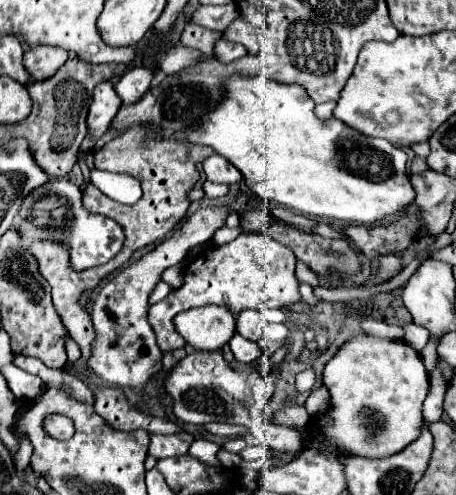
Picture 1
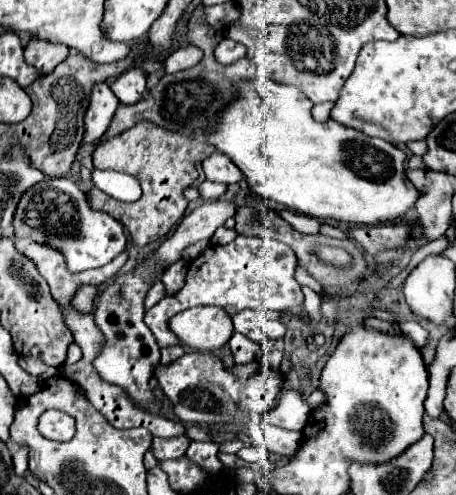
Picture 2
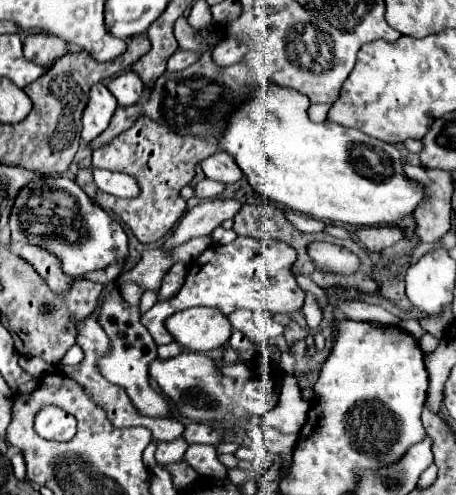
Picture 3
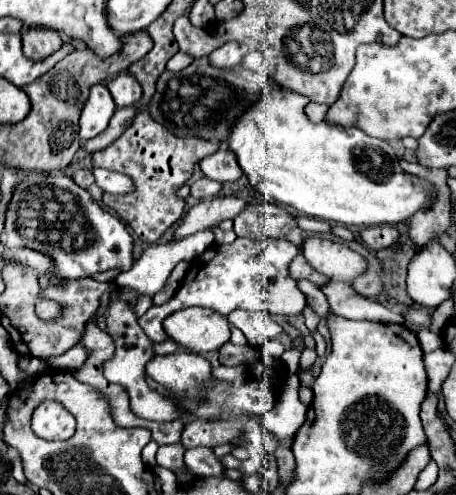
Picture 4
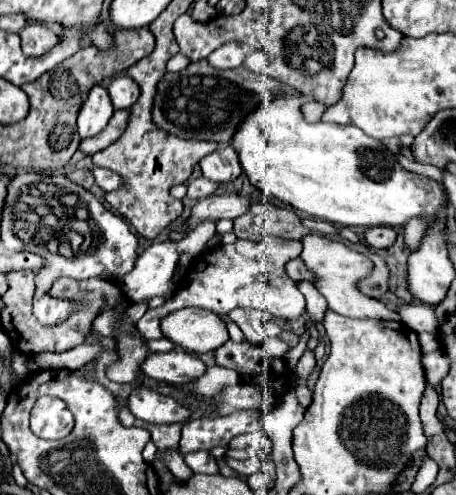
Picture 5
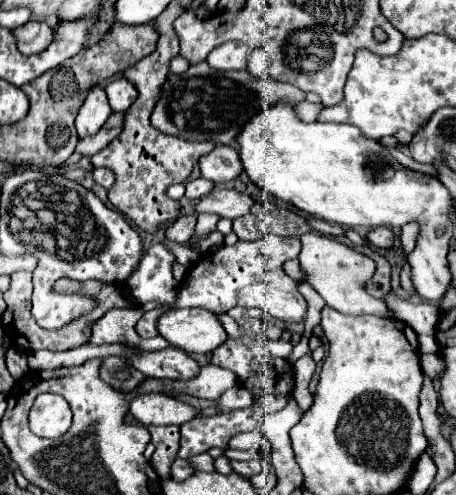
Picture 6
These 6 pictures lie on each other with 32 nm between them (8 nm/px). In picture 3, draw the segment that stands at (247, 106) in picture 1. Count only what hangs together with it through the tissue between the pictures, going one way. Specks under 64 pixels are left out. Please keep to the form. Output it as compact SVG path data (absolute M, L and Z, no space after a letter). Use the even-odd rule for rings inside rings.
M264 80L258 92L254 92L254 96L230 116L224 136L218 138L220 148L234 156L256 192L316 220L350 226L398 224L422 204L424 184L404 176L400 162L392 164L392 144L334 122L314 124L306 114L308 106L310 100L304 94L292 88L282 88L272 80Z

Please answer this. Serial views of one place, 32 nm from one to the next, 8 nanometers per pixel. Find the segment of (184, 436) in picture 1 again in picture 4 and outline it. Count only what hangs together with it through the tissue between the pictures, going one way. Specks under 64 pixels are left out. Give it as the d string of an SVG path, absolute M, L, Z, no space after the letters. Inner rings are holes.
M178 442L178 444L172 444L172 446L160 446L158 454L156 454L156 460L158 460L160 466L164 466L164 468L174 472L176 468L186 468L182 456L184 456L184 448Z

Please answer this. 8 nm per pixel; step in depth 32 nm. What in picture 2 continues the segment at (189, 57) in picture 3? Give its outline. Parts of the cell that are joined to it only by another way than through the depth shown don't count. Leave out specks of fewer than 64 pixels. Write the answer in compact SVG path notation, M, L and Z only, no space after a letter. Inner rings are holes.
M188 46L188 48L176 48L172 54L168 54L164 58L164 72L172 74L172 72L180 72L184 68L190 68L194 64L198 64L202 60L202 50L196 46Z

